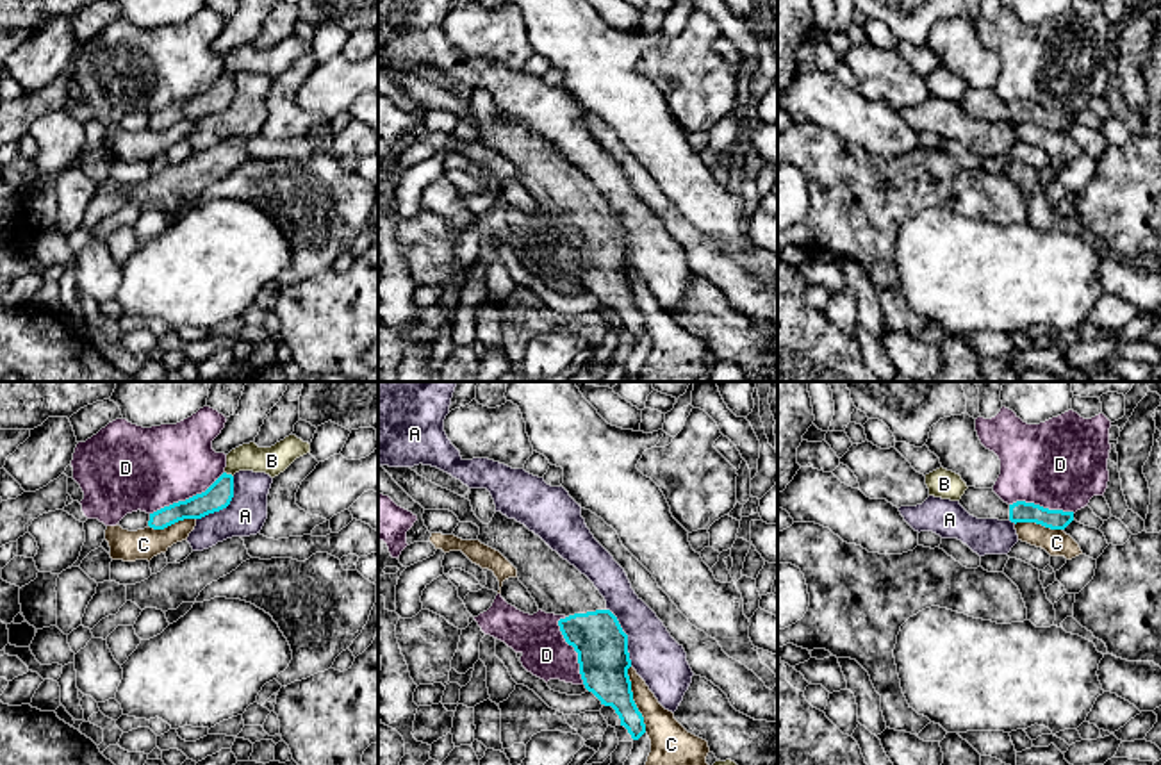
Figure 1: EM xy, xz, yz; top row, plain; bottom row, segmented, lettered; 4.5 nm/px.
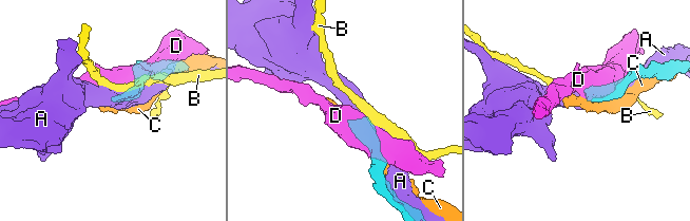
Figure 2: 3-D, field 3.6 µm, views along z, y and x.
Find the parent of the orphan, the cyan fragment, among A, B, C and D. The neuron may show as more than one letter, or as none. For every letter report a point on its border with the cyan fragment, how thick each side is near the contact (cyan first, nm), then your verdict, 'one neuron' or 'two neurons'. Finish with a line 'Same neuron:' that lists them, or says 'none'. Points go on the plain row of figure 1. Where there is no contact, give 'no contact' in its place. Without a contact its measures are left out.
A: meets cyan in xy at (225, 107); 120 nm thick on the cyan side, 180 nm on the other; two neurons
B: meets cyan in xy at (229, 75); 120 nm thick on the cyan side, 130 nm on the other; two neurons
C: meets cyan in xz at (632, 300); 220 nm thick on the cyan side, 180 nm on the other; two neurons
D: meets cyan in xy at (186, 100); 120 nm thick on the cyan side, 380 nm on the other; two neurons
Same neuron: none

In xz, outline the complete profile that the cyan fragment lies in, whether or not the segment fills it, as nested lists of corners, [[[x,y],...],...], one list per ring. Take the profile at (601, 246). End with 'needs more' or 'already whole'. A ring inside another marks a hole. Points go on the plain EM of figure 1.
[[[382,68],[424,111],[449,111],[460,123],[473,123],[480,128],[478,141],[499,152],[517,169],[519,182],[528,189],[539,210],[562,218],[558,226],[565,243],[578,253],[585,289],[592,292],[601,305],[612,307],[621,319],[621,326],[628,330],[633,341],[638,341],[646,333],[646,325],[633,301],[628,276],[628,269],[631,267],[628,235],[622,232],[617,218],[606,209],[606,202],[594,184],[515,119],[496,112],[492,121],[483,125],[474,116],[469,100],[428,82],[410,68]]] | needs more

